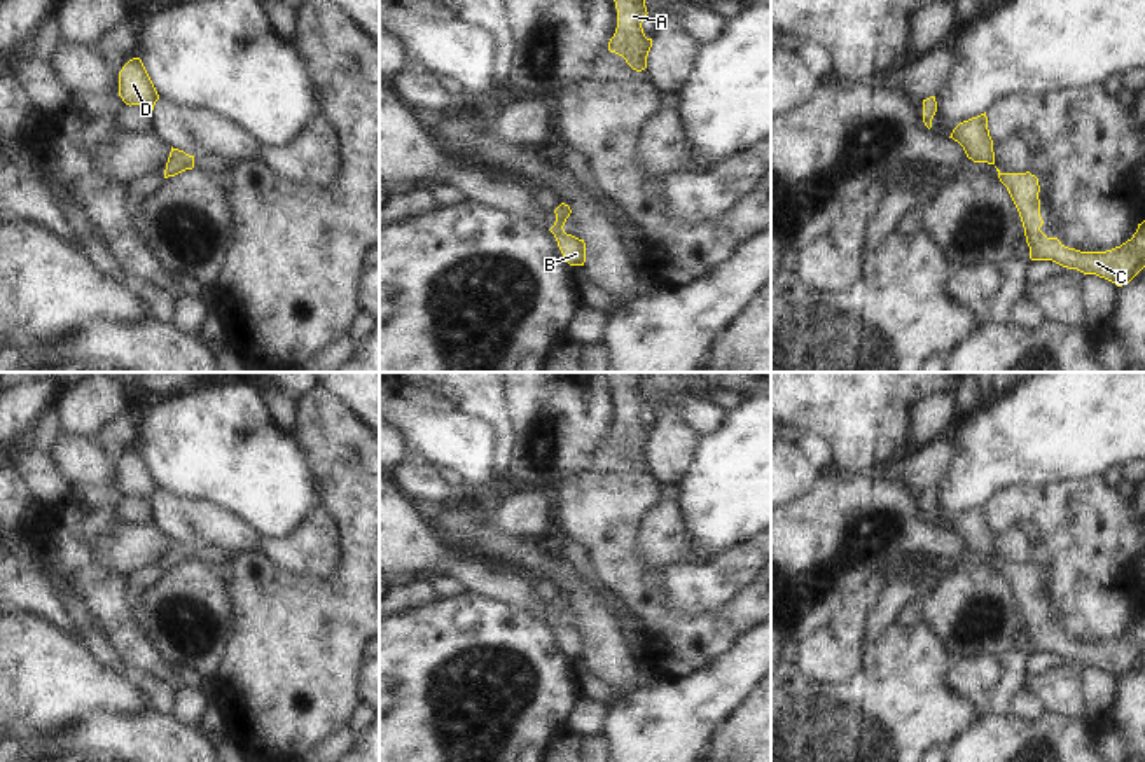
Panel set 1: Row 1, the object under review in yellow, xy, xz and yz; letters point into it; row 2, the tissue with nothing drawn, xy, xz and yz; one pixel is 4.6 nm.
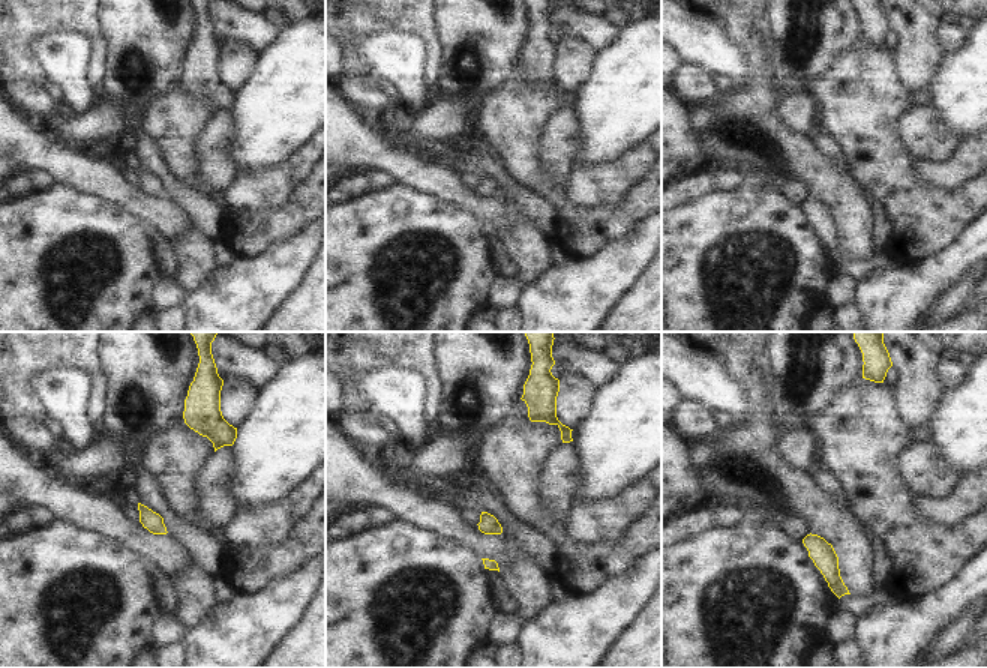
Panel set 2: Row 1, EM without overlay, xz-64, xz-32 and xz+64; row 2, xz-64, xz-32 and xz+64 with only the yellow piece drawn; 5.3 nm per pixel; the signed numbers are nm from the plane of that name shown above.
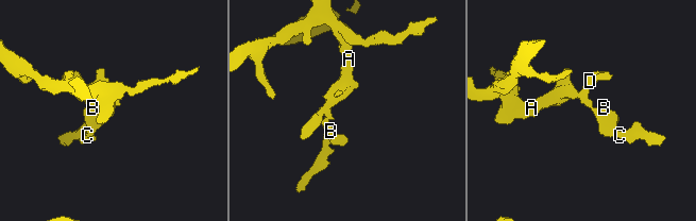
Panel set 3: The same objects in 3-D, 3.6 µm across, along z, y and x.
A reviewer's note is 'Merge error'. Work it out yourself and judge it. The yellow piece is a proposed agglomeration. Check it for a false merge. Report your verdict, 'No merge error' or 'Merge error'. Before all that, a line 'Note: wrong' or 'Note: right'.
Note: wrong
No merge error.

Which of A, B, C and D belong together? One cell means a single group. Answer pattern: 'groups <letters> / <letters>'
groups A B C D

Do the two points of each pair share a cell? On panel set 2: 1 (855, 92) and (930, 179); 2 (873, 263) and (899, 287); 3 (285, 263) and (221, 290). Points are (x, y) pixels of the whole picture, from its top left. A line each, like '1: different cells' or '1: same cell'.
1: different cells
2: different cells
3: same cell

